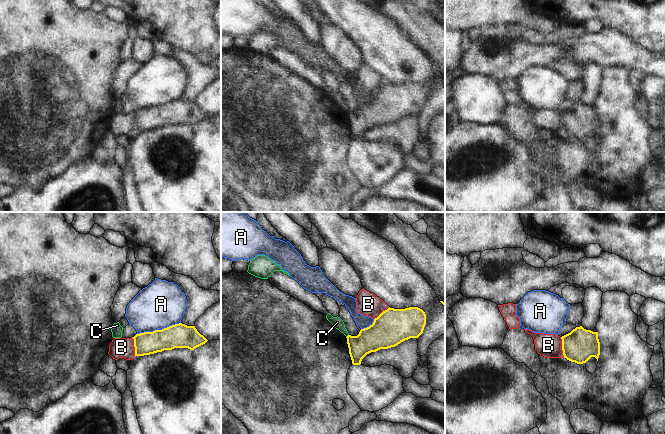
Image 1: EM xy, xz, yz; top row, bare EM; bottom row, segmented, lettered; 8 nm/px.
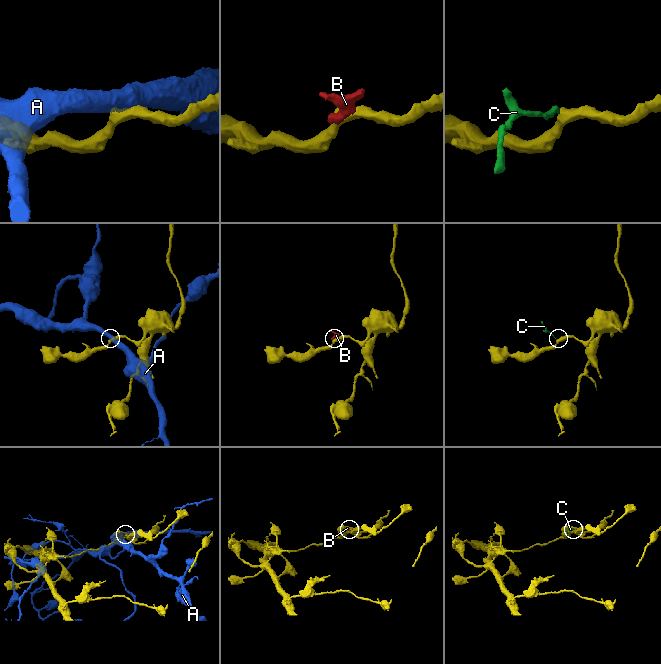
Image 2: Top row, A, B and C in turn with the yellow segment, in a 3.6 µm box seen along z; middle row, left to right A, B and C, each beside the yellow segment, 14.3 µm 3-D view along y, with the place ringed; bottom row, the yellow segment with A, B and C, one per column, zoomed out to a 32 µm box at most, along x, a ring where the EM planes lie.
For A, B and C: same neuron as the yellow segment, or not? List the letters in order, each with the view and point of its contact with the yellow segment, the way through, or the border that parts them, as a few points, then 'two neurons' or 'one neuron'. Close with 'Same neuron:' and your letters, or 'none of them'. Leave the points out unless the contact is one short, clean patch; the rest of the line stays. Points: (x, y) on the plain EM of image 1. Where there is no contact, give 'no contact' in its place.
A: contact xy (158, 106); border xy (180, 98), (161, 105), (144, 107), (137, 110); two neurons
B: contact yz (562, 123); two neurons
C: contact xz (347, 112); border xz (348, 110), (346, 113); two neurons
Same neuron: none of them

